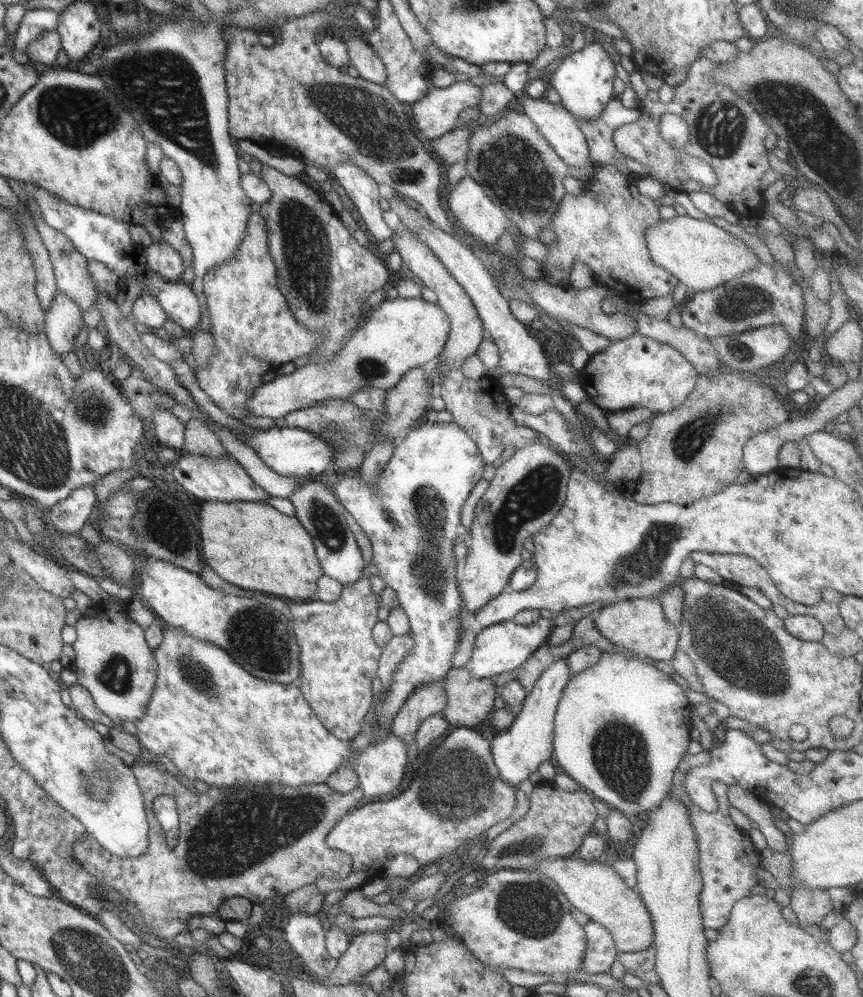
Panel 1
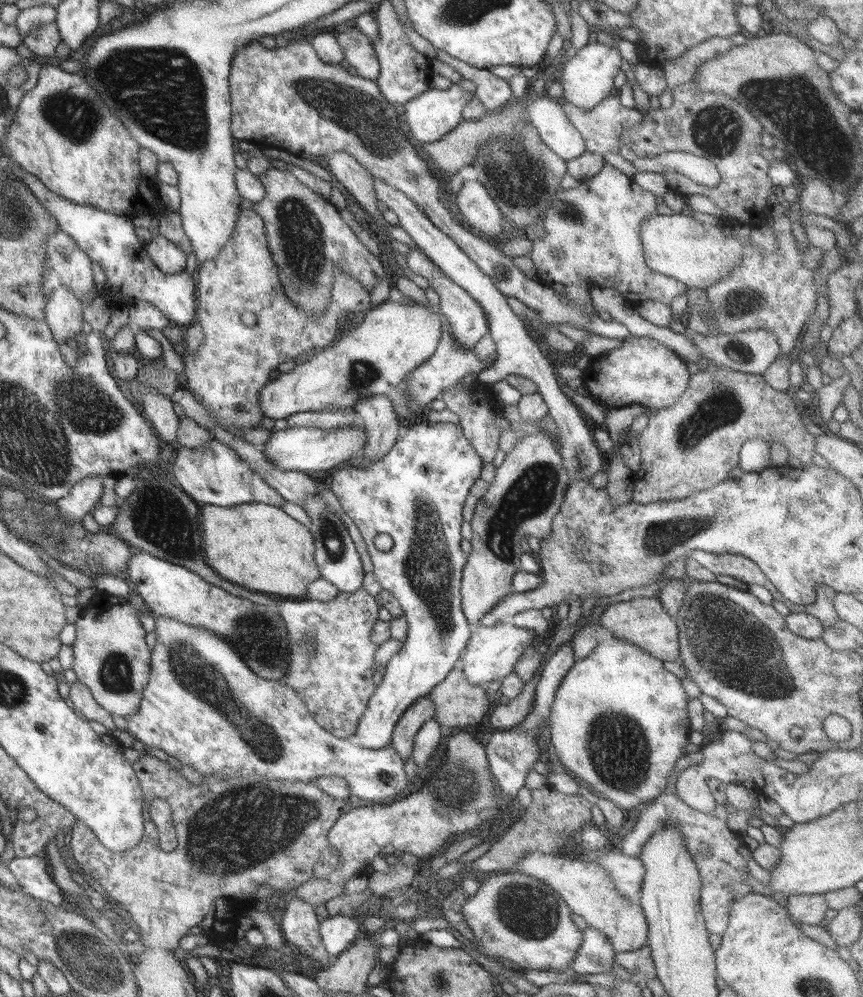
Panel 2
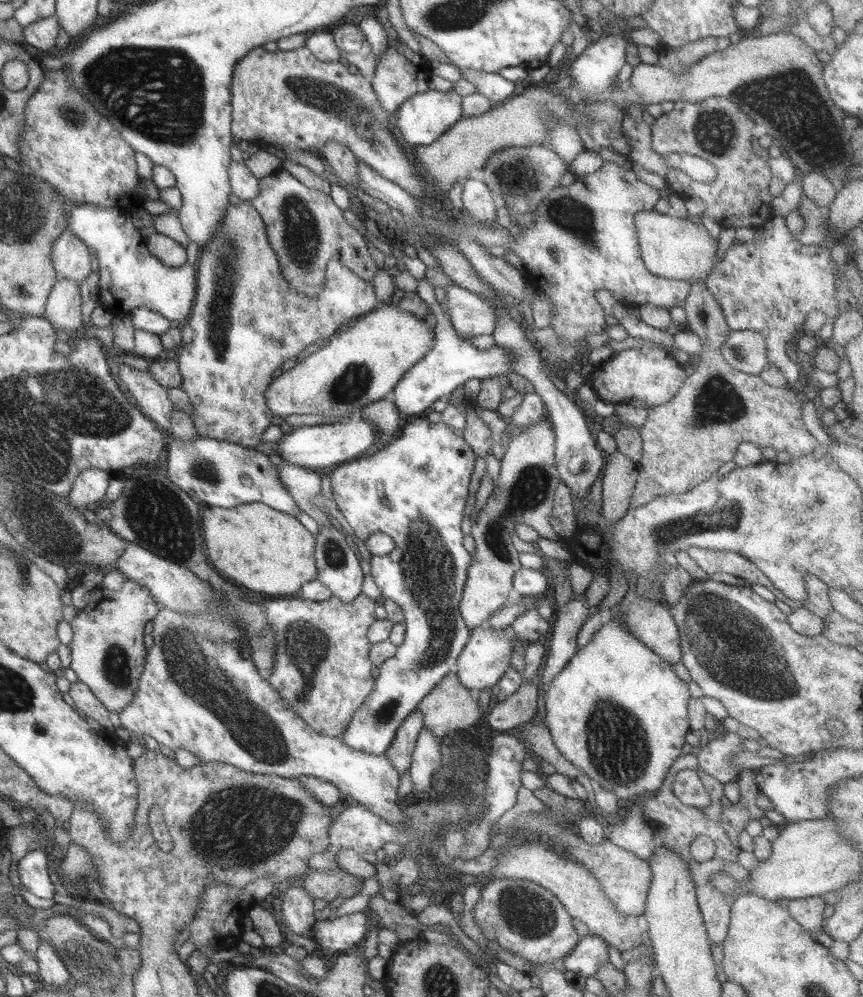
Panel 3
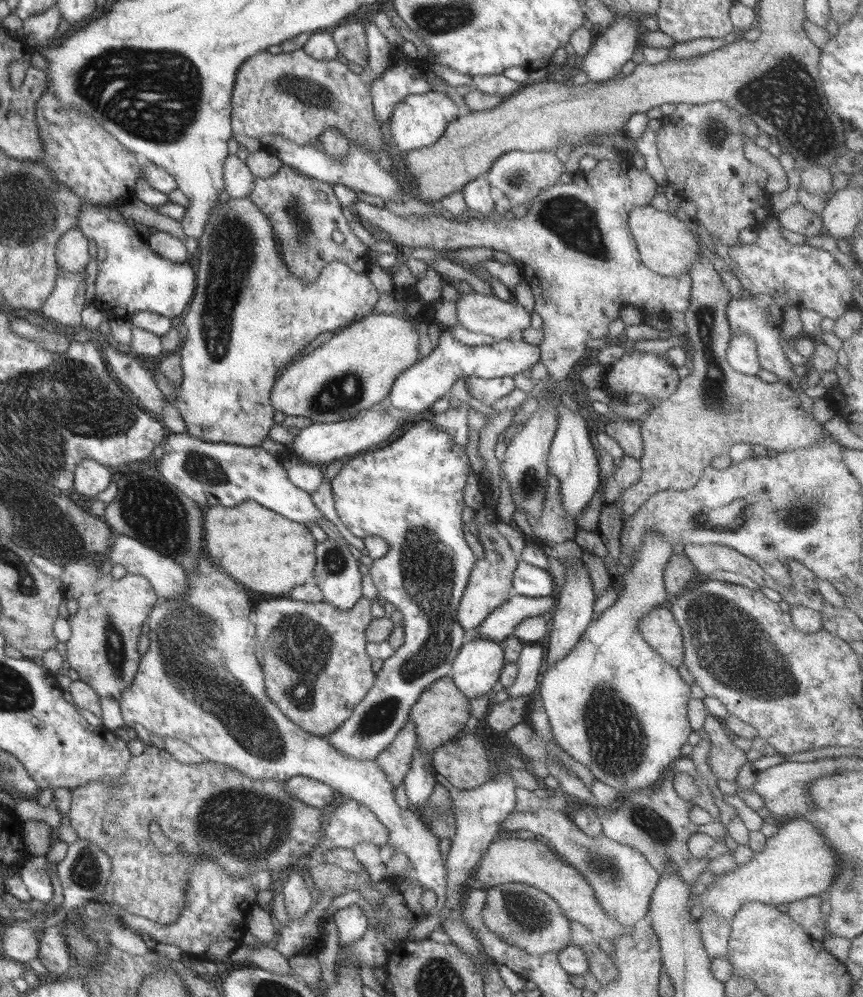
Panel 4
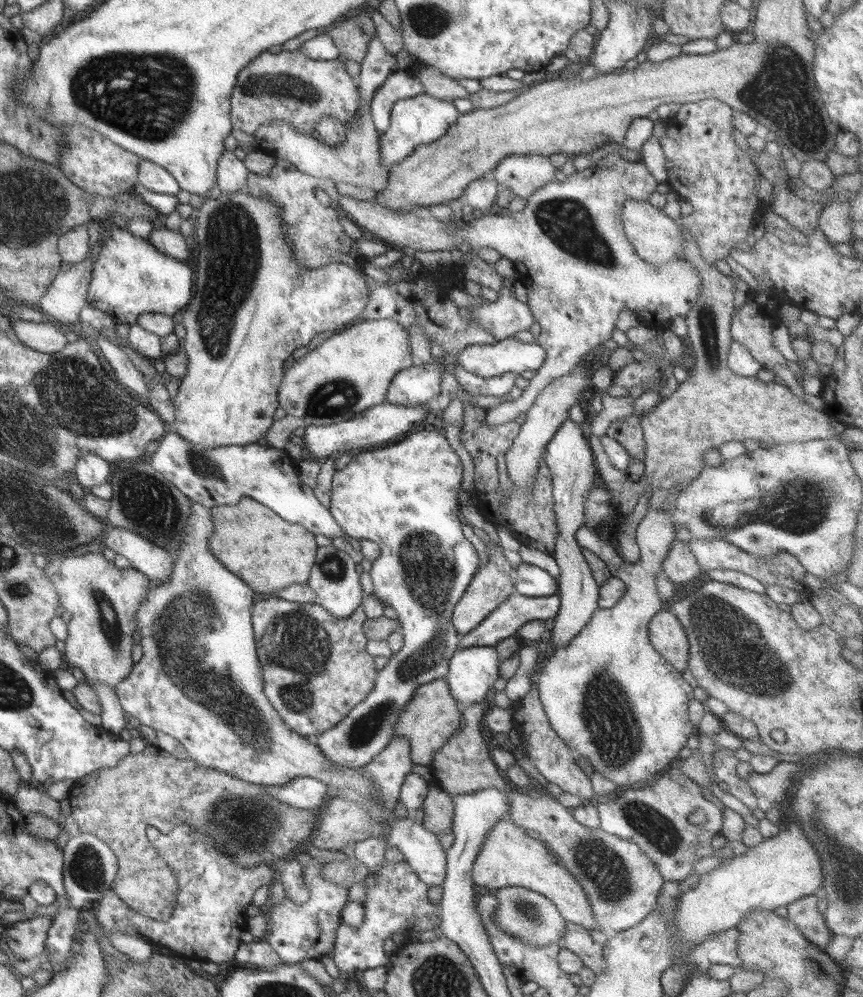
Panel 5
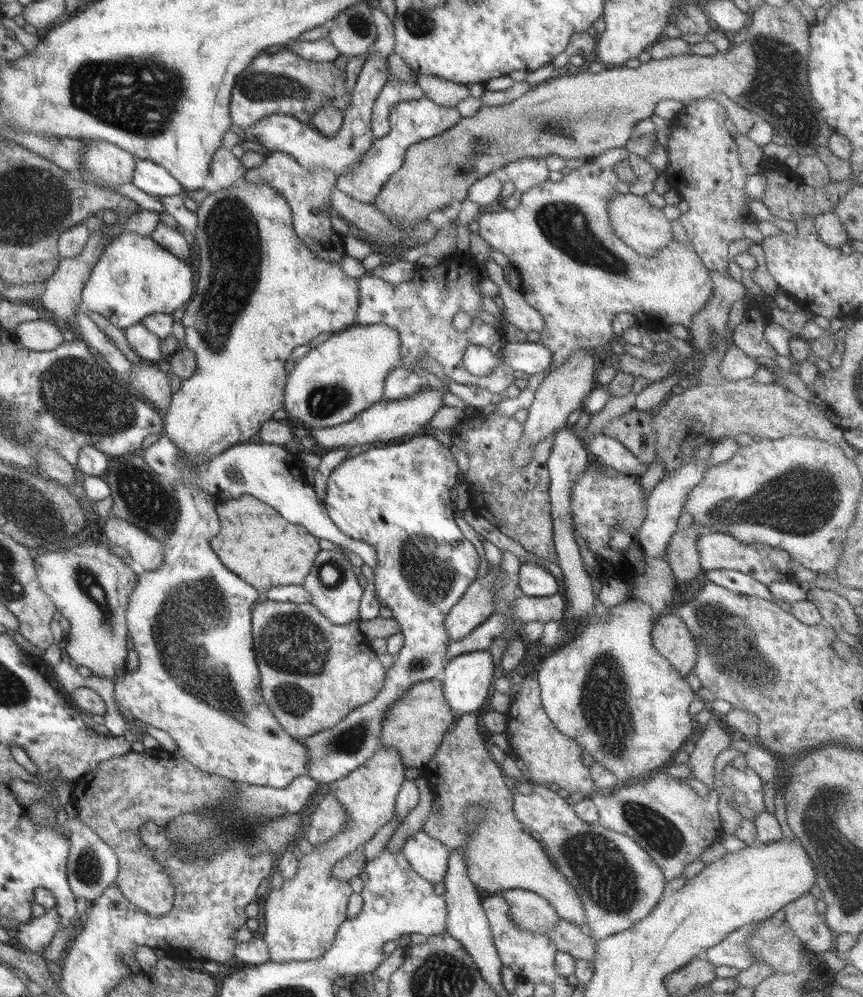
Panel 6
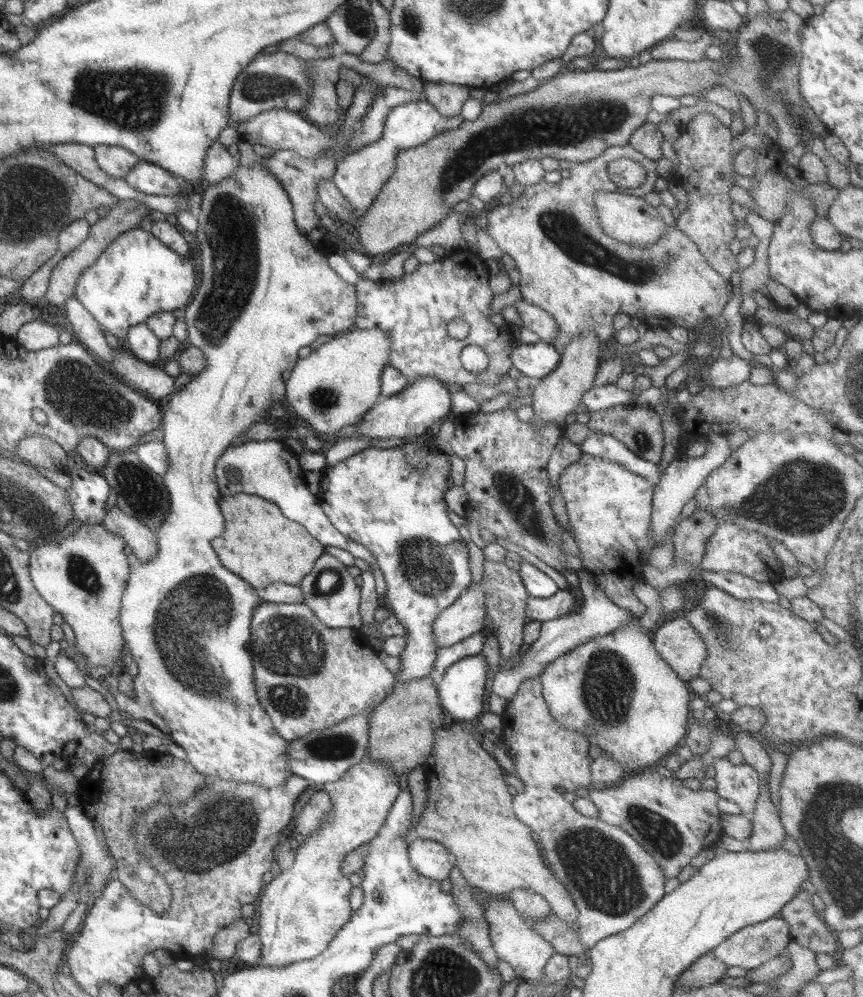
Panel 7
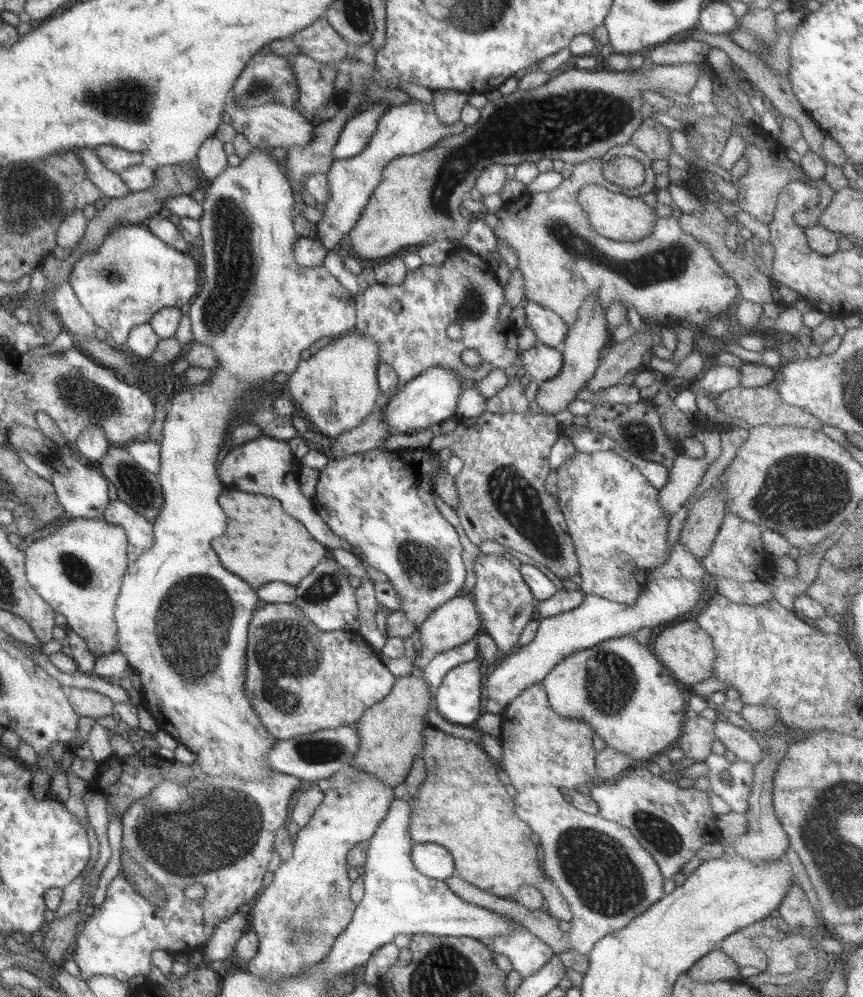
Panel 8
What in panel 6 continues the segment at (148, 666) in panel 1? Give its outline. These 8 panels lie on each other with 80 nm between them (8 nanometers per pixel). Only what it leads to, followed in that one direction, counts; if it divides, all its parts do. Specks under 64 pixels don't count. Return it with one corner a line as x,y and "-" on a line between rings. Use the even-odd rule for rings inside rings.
86,540
78,546
73,544
73,548
64,546
58,551
39,550
34,562
37,567
38,582
42,583
46,594
49,594
62,616
66,617
71,624
67,636
68,645
64,648
65,658
75,666
86,666
94,676
117,680
127,672
126,655
130,650
130,642
128,628
126,628
126,611
130,595
137,585
137,575
131,566
123,562
122,558
111,554
111,547
105,540
100,543

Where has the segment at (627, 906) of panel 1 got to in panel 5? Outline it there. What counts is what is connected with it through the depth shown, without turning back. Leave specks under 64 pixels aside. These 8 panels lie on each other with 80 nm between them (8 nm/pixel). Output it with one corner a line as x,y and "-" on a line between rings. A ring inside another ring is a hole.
507,814
488,833
471,873
479,891
494,892
505,886
526,887
549,898
565,921
579,924
589,931
594,930
597,920
586,891
557,859
542,841
526,835
526,830
516,826

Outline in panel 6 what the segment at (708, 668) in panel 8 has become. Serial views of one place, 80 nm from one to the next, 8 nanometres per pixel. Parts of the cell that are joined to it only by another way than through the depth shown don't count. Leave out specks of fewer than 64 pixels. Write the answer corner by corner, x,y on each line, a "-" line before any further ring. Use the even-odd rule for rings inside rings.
675,614
654,619
652,643
655,649
685,678
692,672
696,659
696,641
684,621

